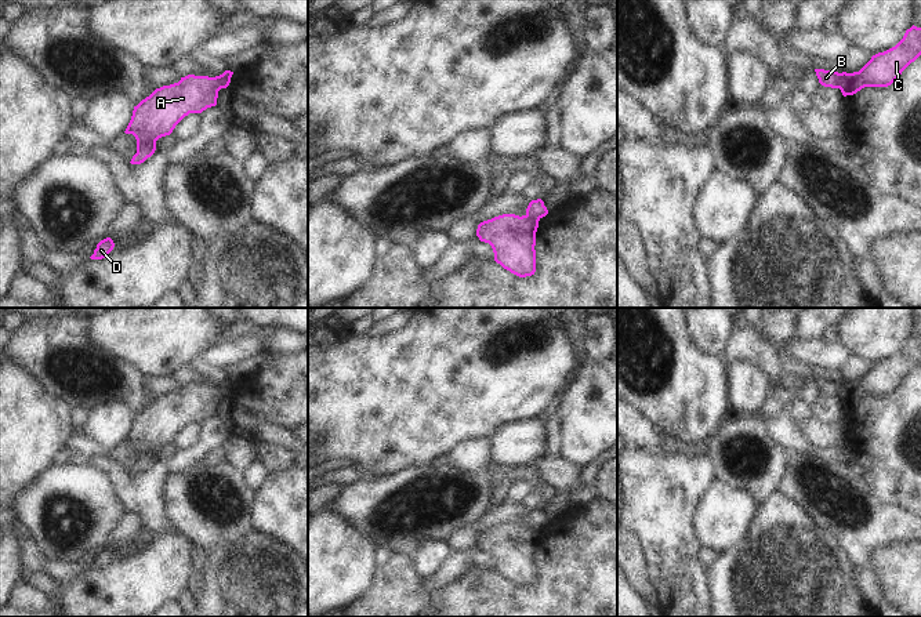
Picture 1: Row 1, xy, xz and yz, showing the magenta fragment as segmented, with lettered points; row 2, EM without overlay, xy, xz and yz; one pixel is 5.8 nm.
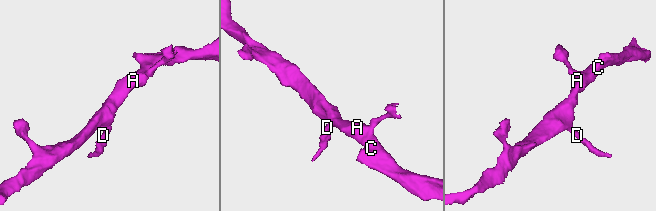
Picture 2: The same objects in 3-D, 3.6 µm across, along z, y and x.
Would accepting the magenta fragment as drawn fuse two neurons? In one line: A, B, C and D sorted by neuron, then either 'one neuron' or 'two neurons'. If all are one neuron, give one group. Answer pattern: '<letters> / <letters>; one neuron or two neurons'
A C D / B; two neurons

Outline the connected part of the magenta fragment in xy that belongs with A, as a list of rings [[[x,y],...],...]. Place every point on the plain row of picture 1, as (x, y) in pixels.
[[[220,385],[181,386],[178,392],[156,398],[134,415],[126,443],[137,449],[131,473],[141,473],[156,460],[156,450],[170,444],[189,422],[202,422],[217,414],[218,400],[226,398]]]

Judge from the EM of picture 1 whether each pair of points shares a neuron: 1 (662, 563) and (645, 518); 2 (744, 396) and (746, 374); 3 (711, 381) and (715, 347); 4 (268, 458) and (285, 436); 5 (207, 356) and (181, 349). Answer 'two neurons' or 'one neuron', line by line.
1: one neuron
2: one neuron
3: two neurons
4: two neurons
5: two neurons

